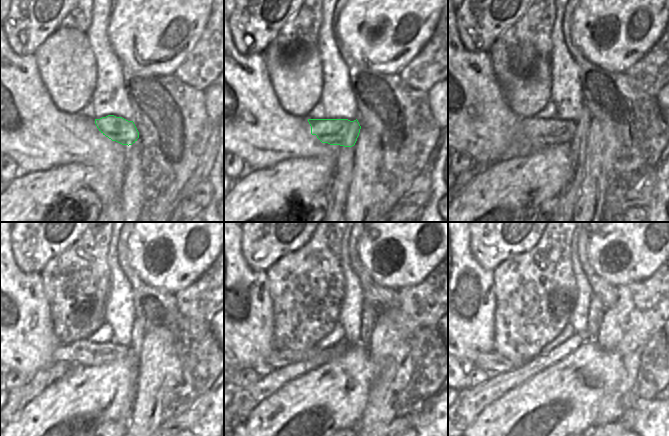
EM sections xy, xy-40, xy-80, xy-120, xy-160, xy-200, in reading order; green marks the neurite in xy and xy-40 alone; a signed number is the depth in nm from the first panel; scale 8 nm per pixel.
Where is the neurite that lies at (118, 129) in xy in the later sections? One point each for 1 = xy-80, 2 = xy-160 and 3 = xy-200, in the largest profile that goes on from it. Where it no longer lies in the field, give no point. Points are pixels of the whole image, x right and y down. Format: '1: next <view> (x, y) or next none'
1: next xy-80 (541, 132)
2: next xy-160 (277, 359)
3: next xy-200 (493, 362)

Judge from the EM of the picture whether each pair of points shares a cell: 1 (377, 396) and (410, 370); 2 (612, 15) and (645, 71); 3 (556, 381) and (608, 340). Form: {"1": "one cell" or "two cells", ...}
{"1": "one cell", "2": "two cells", "3": "two cells"}

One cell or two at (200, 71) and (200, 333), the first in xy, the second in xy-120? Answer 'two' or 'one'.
one

